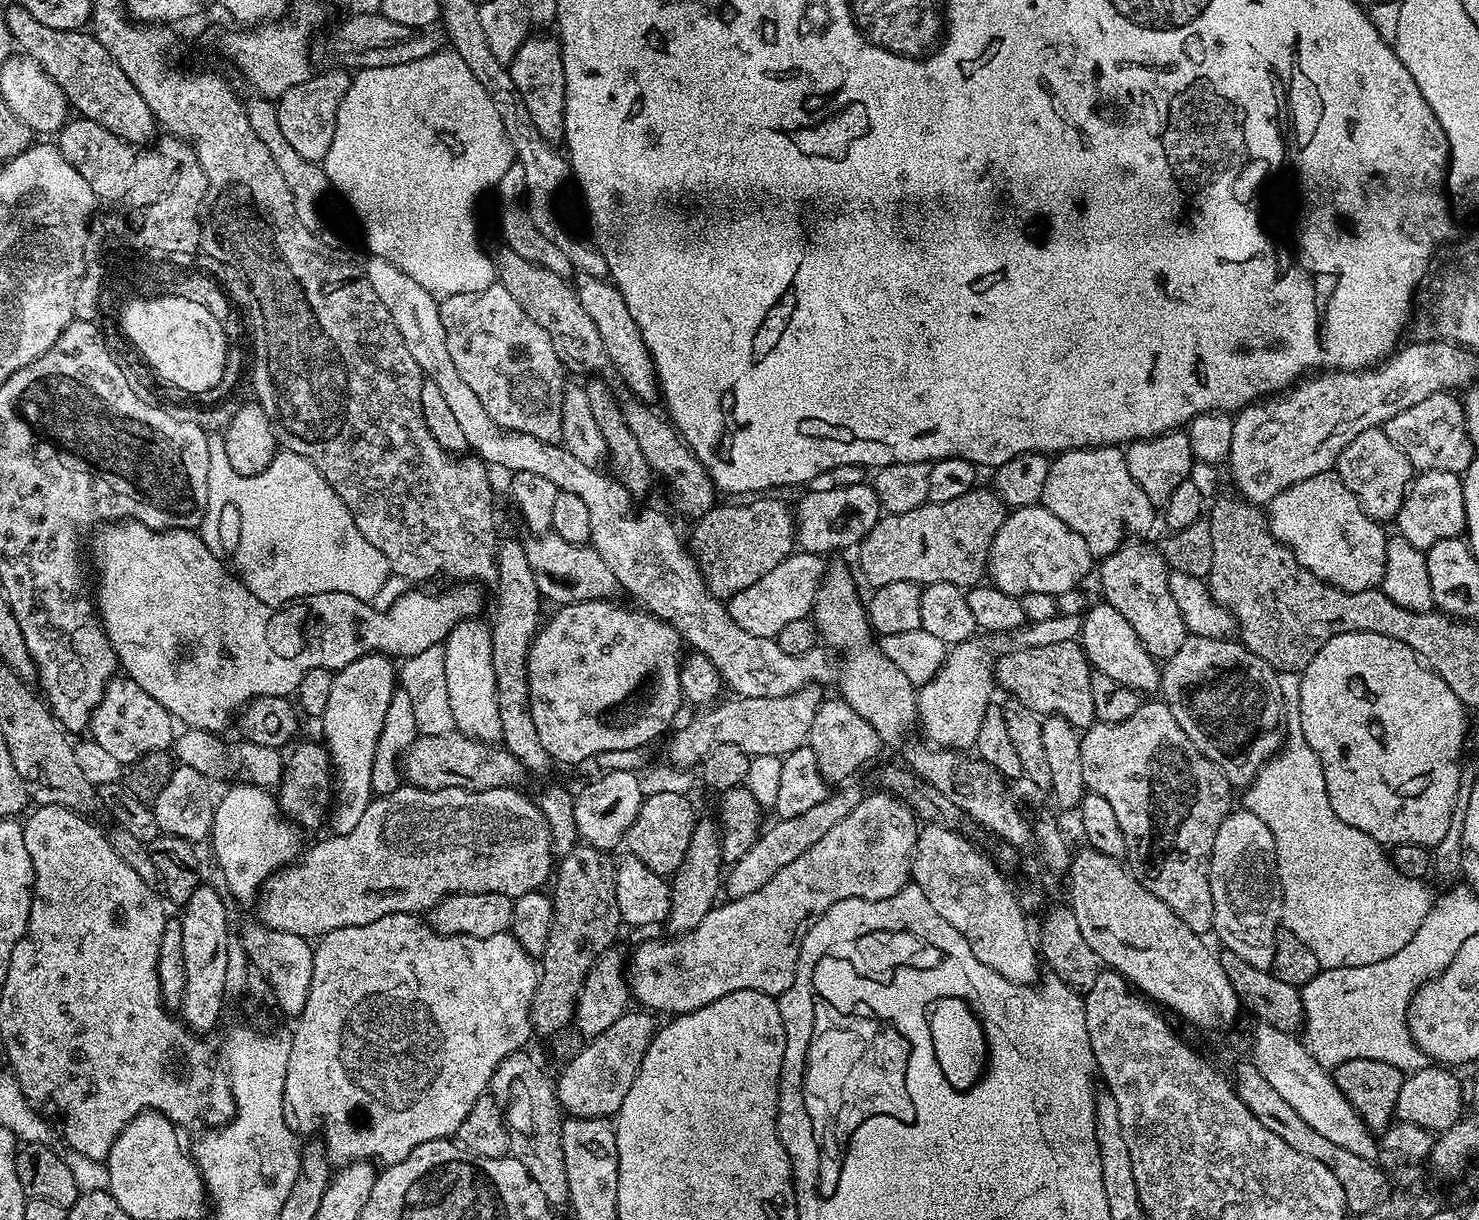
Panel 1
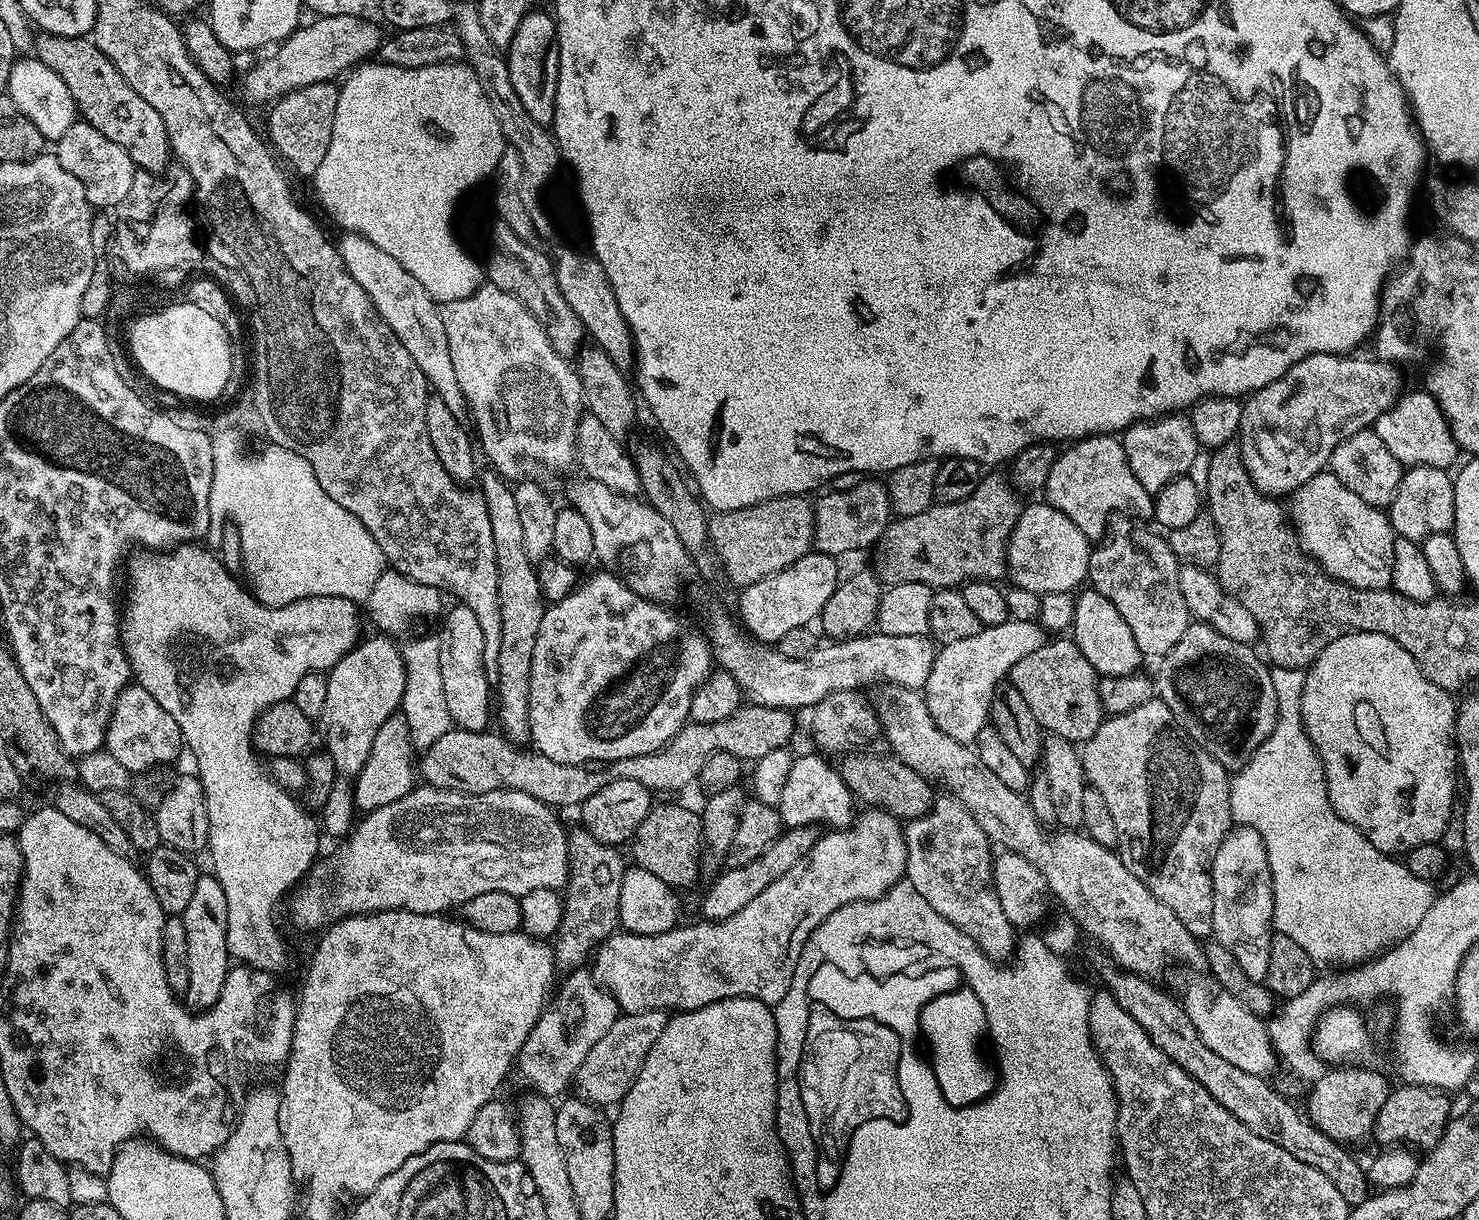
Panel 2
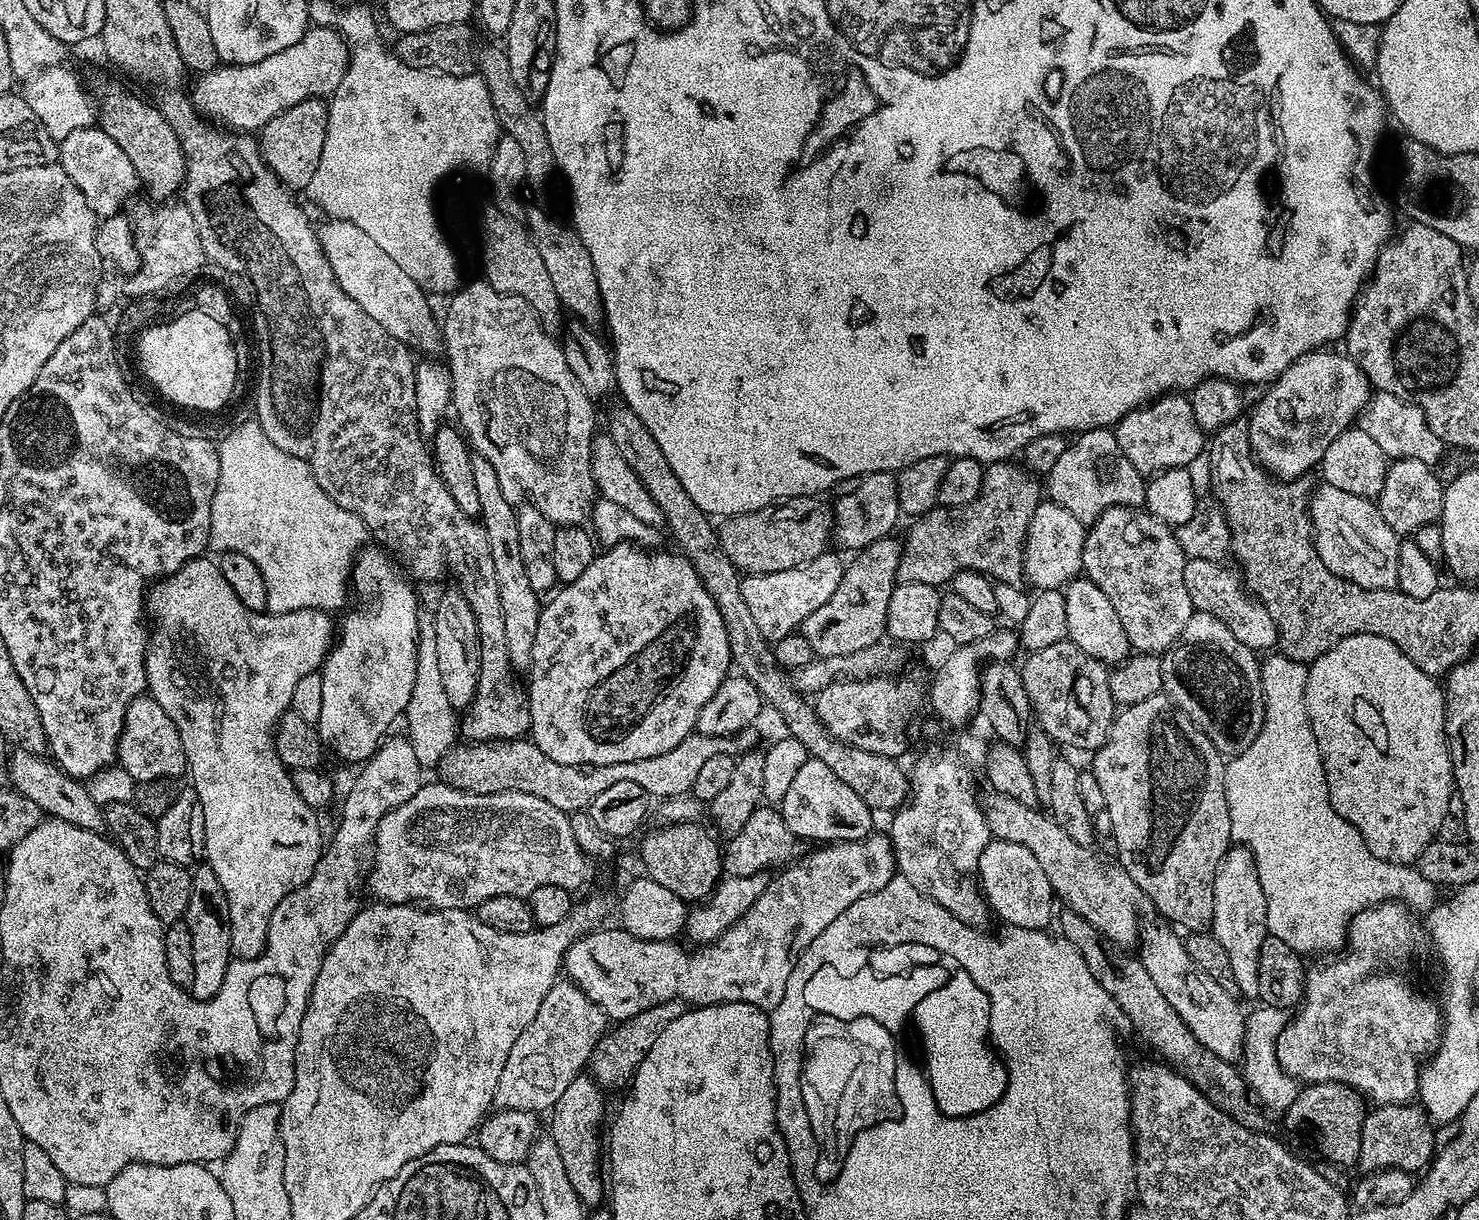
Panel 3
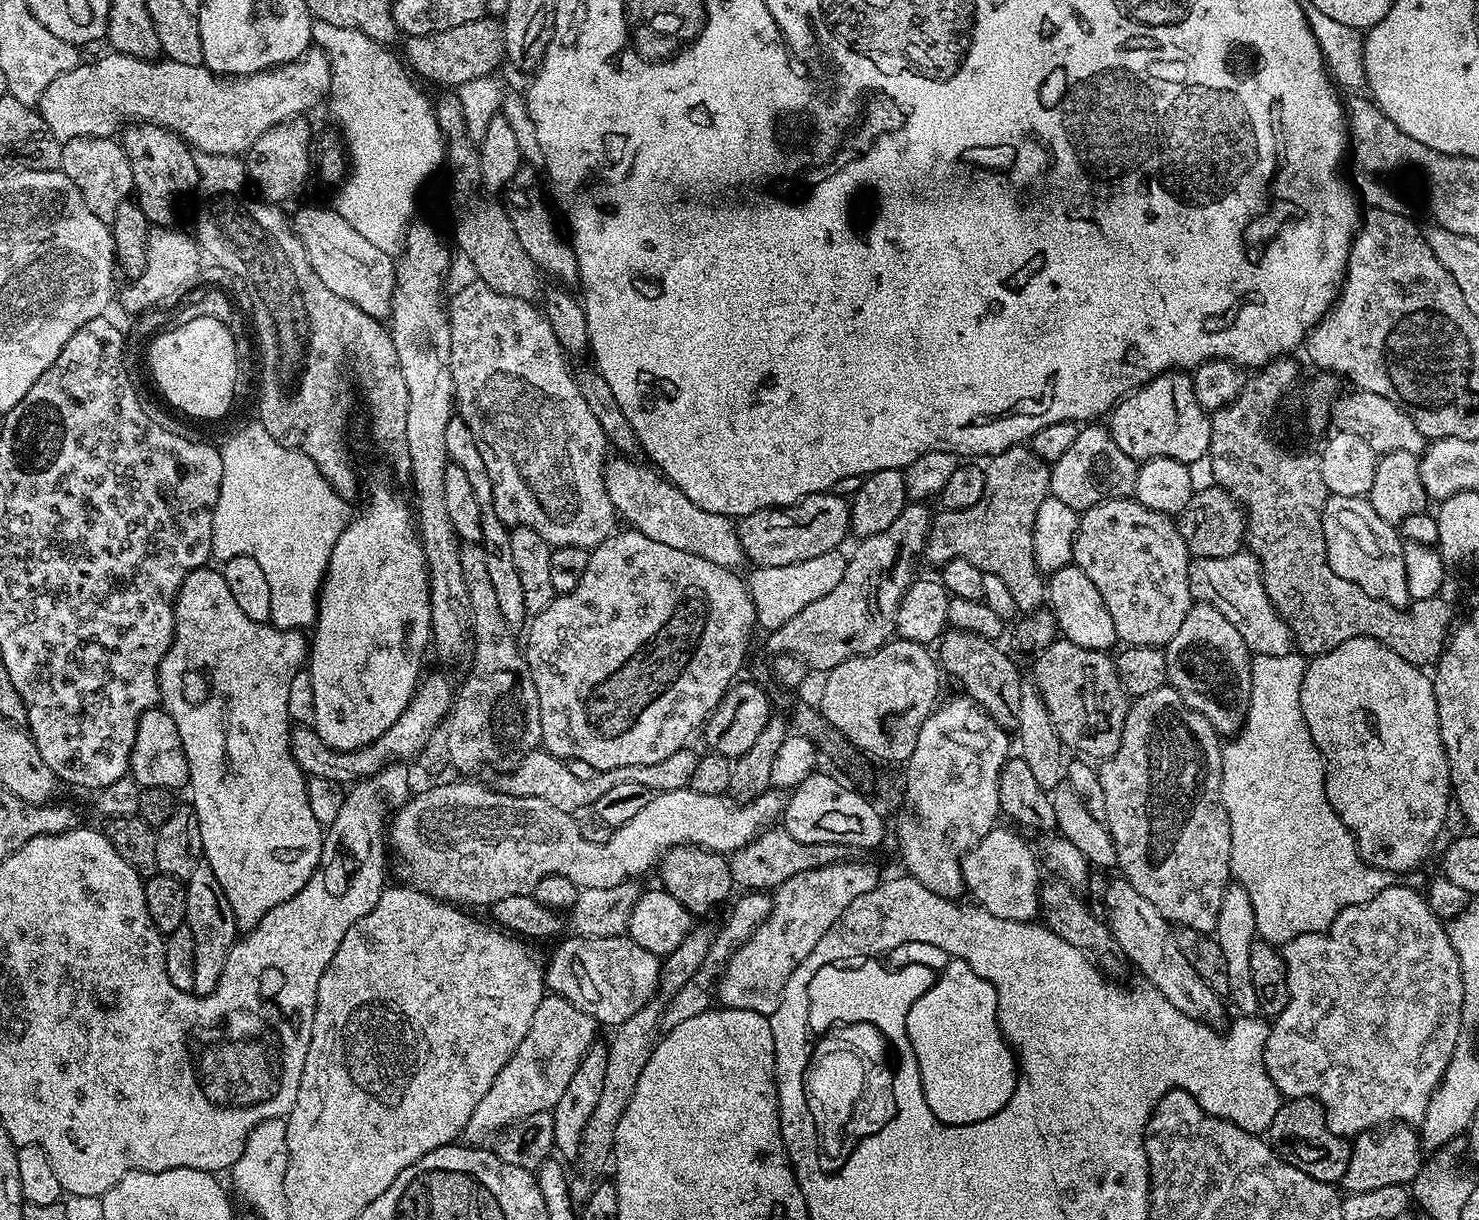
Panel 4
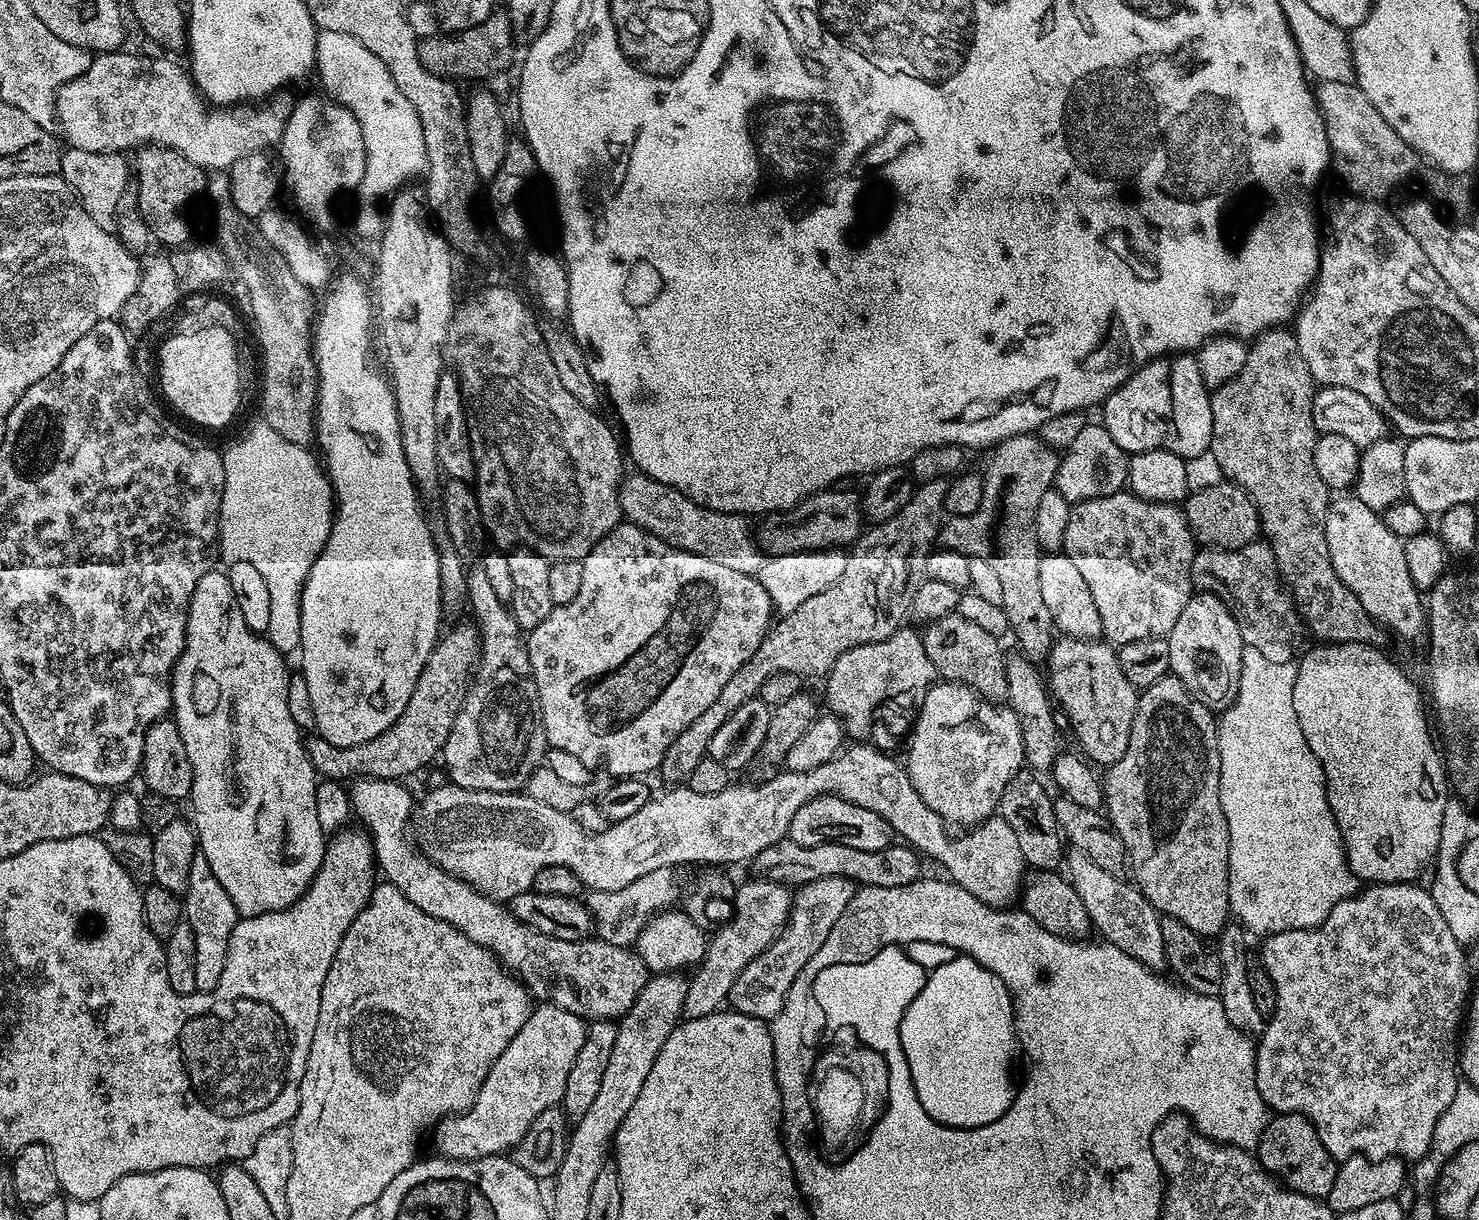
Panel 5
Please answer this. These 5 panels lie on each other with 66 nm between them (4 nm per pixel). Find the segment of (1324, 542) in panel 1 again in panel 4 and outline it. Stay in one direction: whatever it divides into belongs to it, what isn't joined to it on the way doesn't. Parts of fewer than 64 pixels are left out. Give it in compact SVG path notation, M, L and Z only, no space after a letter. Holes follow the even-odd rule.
M1329 495L1322 514L1322 530L1330 570L1334 570L1338 578L1346 578L1354 582L1354 586L1362 586L1366 594L1387 600L1395 608L1403 610L1408 607L1410 601L1406 590L1406 566L1402 563L1402 537L1393 525L1374 514L1374 506L1368 499Z

